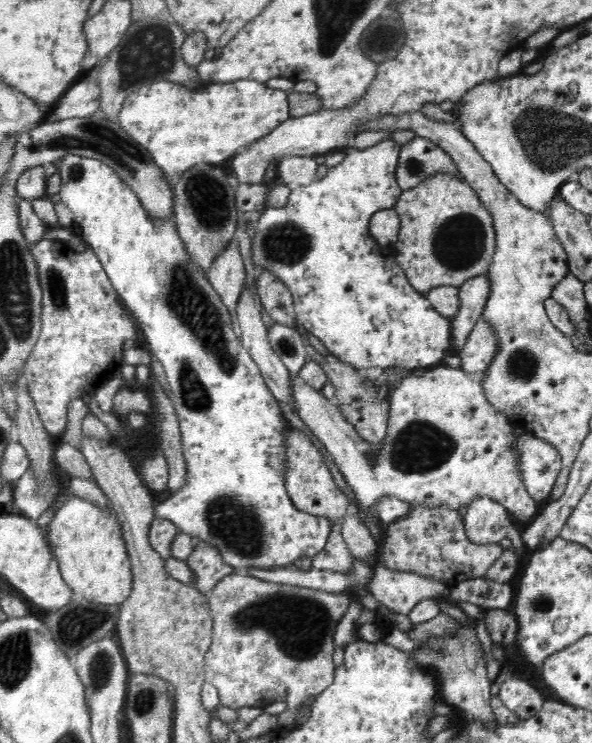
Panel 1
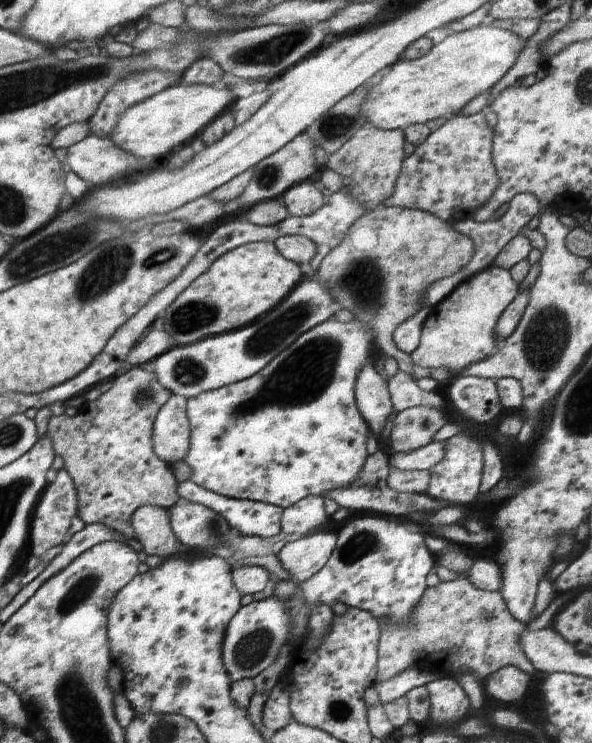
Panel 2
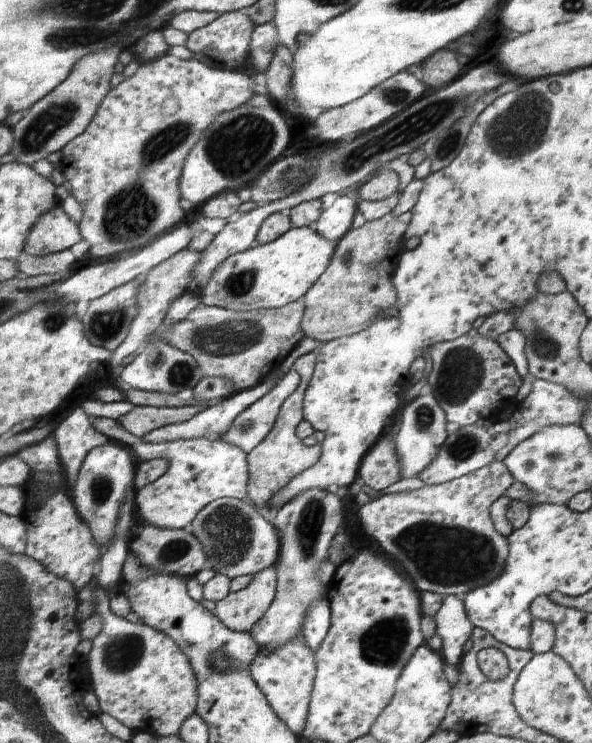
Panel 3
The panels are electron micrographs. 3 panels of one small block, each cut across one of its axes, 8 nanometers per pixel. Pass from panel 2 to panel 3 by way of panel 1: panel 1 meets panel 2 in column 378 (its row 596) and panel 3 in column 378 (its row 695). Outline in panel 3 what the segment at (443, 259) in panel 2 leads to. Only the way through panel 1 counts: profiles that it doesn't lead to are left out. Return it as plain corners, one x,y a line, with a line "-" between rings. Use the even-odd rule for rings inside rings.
412,211
400,216
386,214
366,221
360,228
350,230
336,243
332,260
324,274
304,294
304,314
300,330
321,344
366,330
380,311
396,304
396,288
392,274
402,256
404,232
410,224

